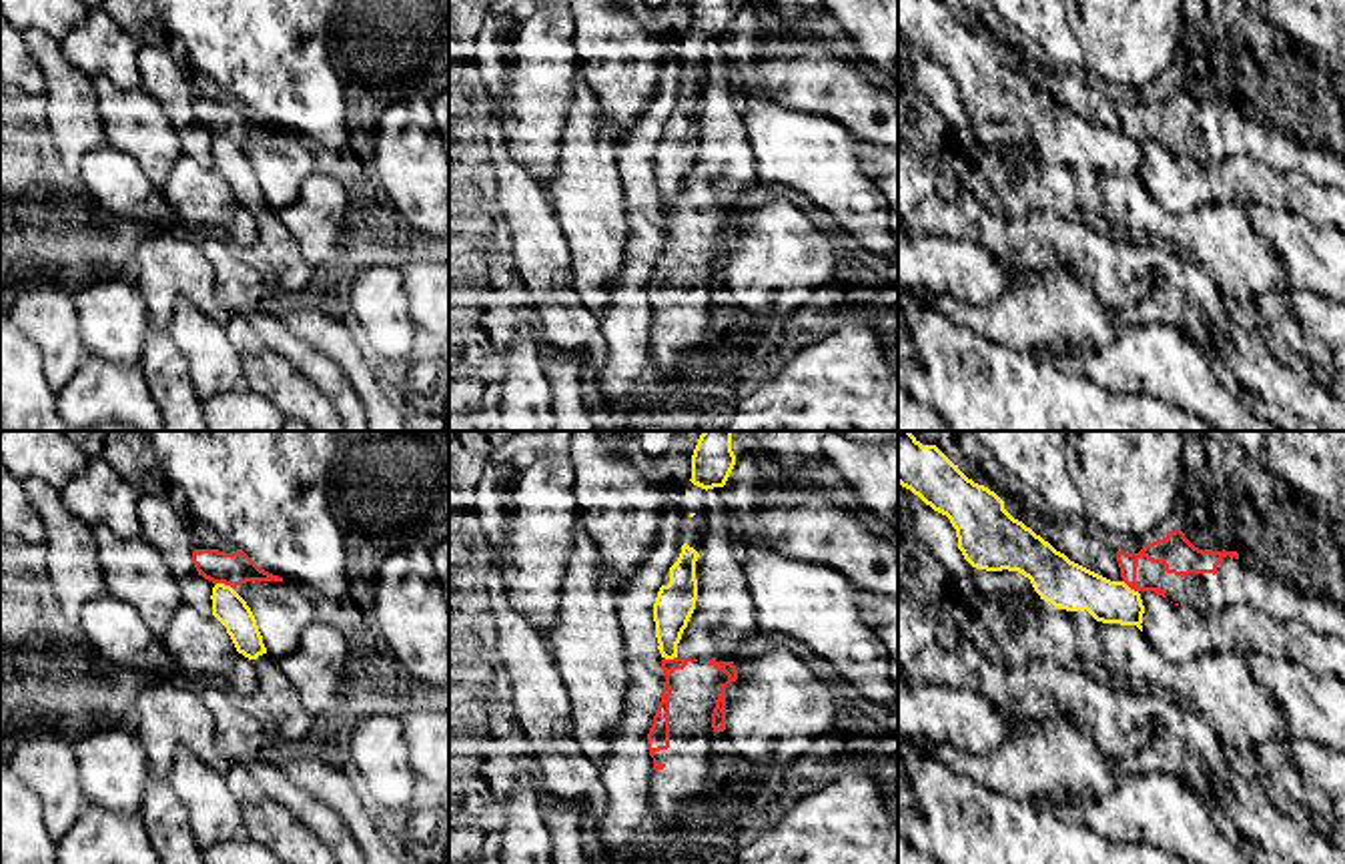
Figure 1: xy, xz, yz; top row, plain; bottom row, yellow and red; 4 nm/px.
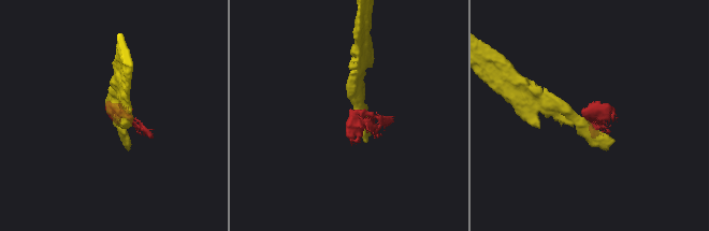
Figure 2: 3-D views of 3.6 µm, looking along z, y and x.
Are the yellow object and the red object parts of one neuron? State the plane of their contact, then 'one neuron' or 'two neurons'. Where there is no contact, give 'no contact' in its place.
meets yellow in xy; two neurons

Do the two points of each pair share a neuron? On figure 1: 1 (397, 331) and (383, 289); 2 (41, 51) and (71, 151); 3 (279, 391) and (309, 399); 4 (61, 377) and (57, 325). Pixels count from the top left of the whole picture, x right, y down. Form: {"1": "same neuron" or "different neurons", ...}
{"1": "same neuron", "2": "same neuron", "3": "same neuron", "4": "same neuron"}

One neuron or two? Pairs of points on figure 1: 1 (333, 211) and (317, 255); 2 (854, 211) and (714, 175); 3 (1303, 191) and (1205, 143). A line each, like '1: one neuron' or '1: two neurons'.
1: one neuron
2: two neurons
3: two neurons

